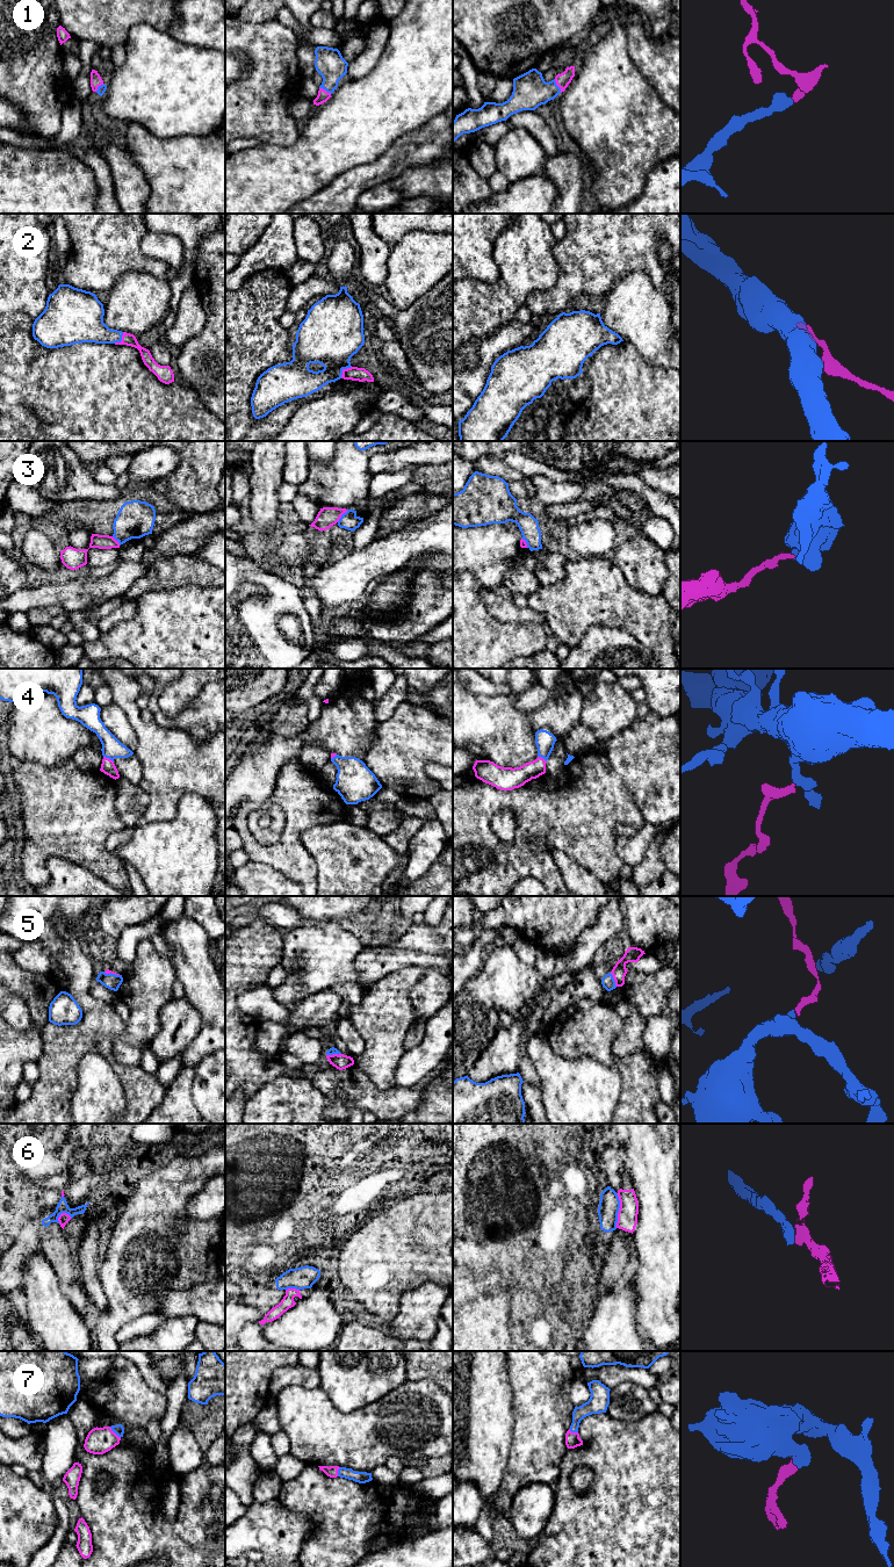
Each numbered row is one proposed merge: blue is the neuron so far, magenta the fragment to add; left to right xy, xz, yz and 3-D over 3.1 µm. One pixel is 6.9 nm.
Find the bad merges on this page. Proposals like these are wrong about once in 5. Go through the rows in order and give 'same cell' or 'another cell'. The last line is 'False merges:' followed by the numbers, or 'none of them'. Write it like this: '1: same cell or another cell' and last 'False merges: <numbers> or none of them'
1: same cell
2: same cell
3: same cell
4: same cell
5: same cell
6: another cell
7: same cell
False merges: 6

